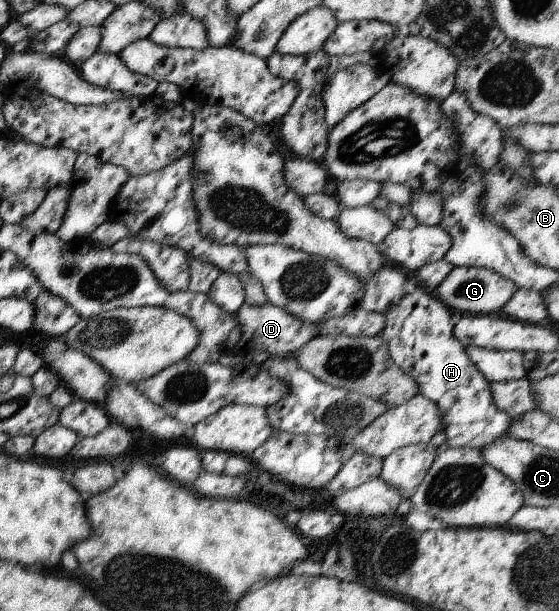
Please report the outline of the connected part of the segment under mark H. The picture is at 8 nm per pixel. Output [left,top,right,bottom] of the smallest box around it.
[380,285,511,450]

